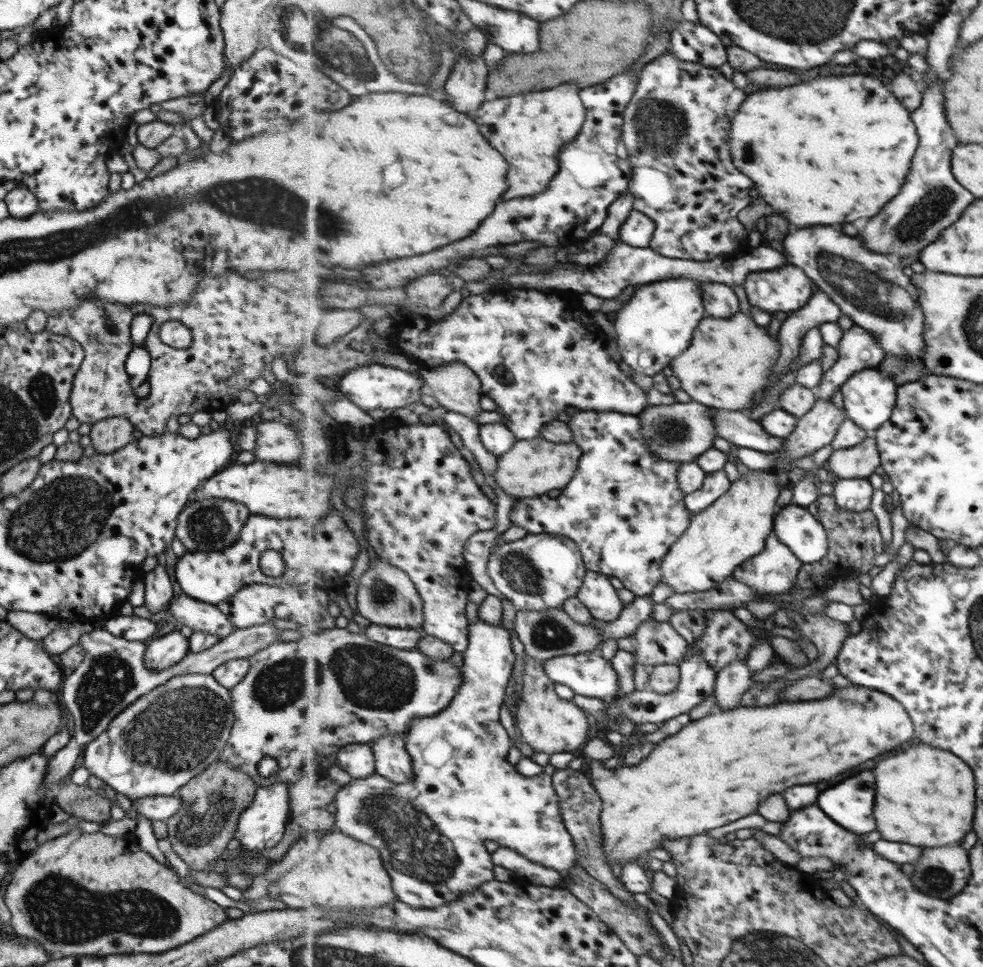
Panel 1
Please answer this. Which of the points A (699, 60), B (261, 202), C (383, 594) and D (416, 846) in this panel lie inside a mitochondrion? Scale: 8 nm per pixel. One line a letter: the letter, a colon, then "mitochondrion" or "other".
A: other
B: mitochondrion
C: mitochondrion
D: mitochondrion

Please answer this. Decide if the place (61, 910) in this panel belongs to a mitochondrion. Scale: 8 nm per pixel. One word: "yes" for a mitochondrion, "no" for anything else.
yes

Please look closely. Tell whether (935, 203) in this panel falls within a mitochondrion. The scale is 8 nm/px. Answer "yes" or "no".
yes

